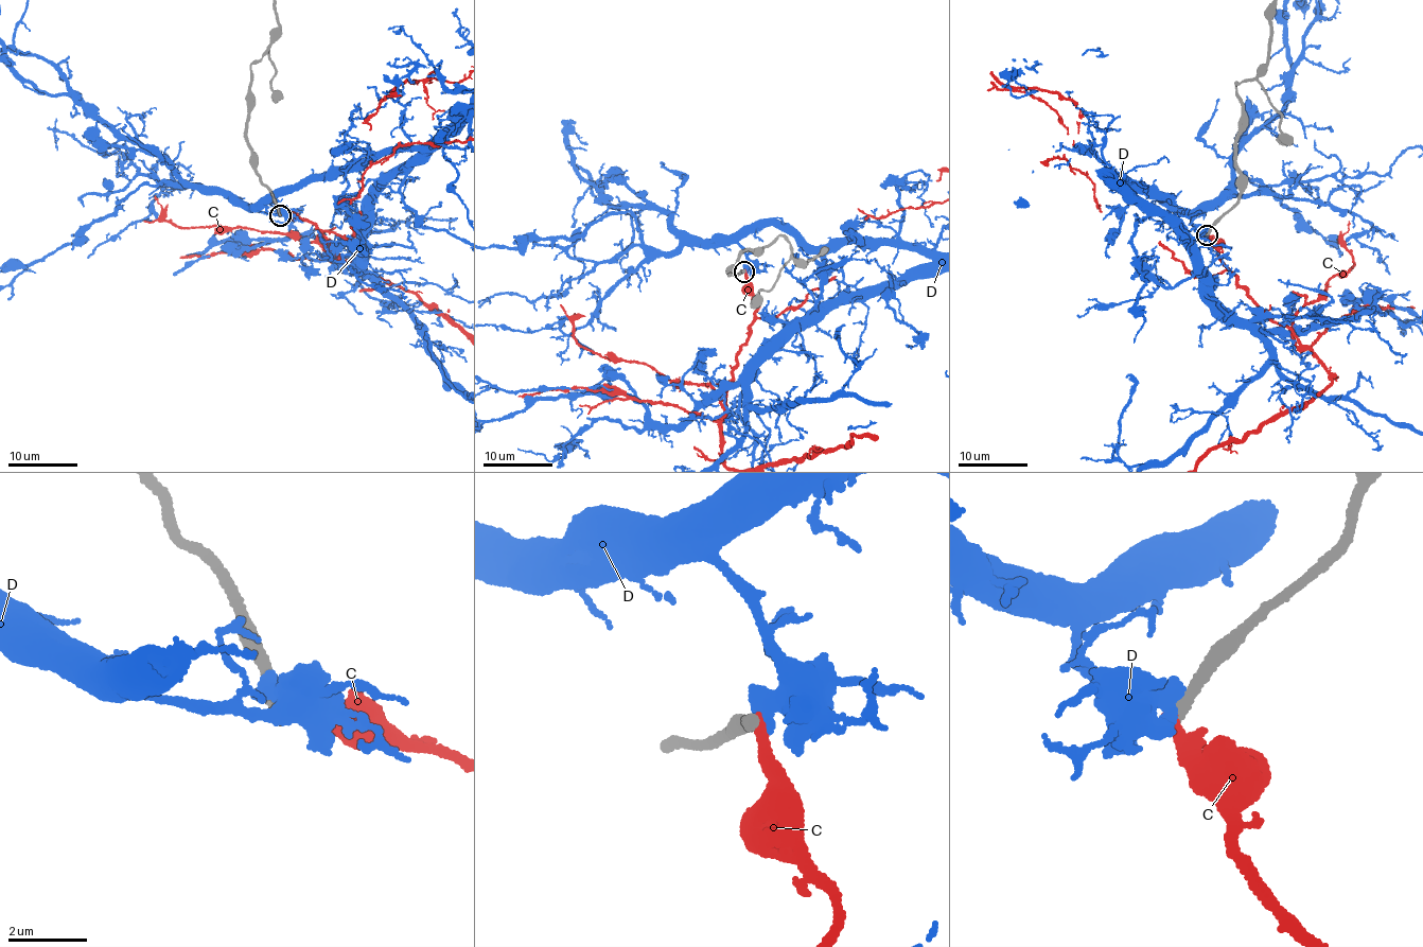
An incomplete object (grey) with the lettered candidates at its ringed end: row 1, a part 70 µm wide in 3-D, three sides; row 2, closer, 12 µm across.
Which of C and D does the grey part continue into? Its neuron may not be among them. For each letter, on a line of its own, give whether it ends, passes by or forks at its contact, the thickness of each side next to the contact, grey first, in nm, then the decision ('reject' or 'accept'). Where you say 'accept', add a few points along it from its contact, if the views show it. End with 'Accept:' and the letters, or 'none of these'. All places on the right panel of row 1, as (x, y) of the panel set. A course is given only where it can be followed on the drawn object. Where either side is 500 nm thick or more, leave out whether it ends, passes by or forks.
C: it ends | 340/360 nm | reject
D: 400/550 nm | reject
Accept: none of these

